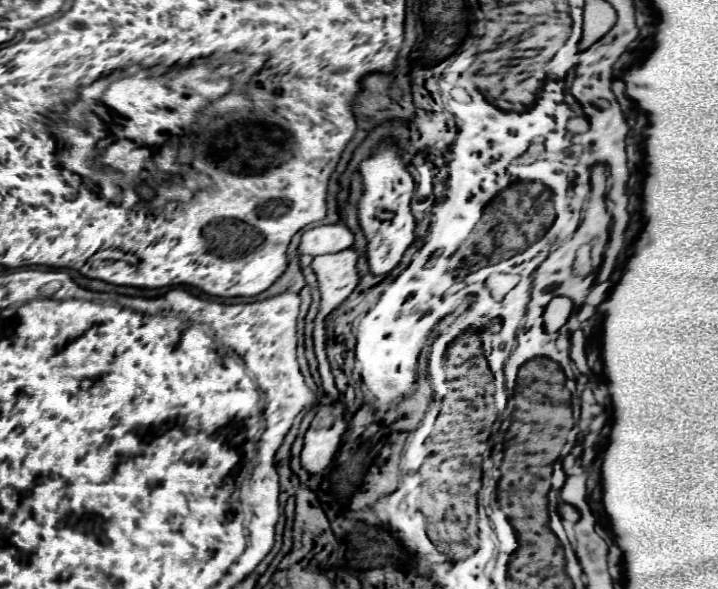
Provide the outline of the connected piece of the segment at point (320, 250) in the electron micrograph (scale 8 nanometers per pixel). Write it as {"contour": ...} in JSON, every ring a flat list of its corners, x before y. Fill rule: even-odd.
{"contour":[[322,224,306,230,300,238,298,254,332,254,344,248,350,248,354,242,354,234,344,224]]}

